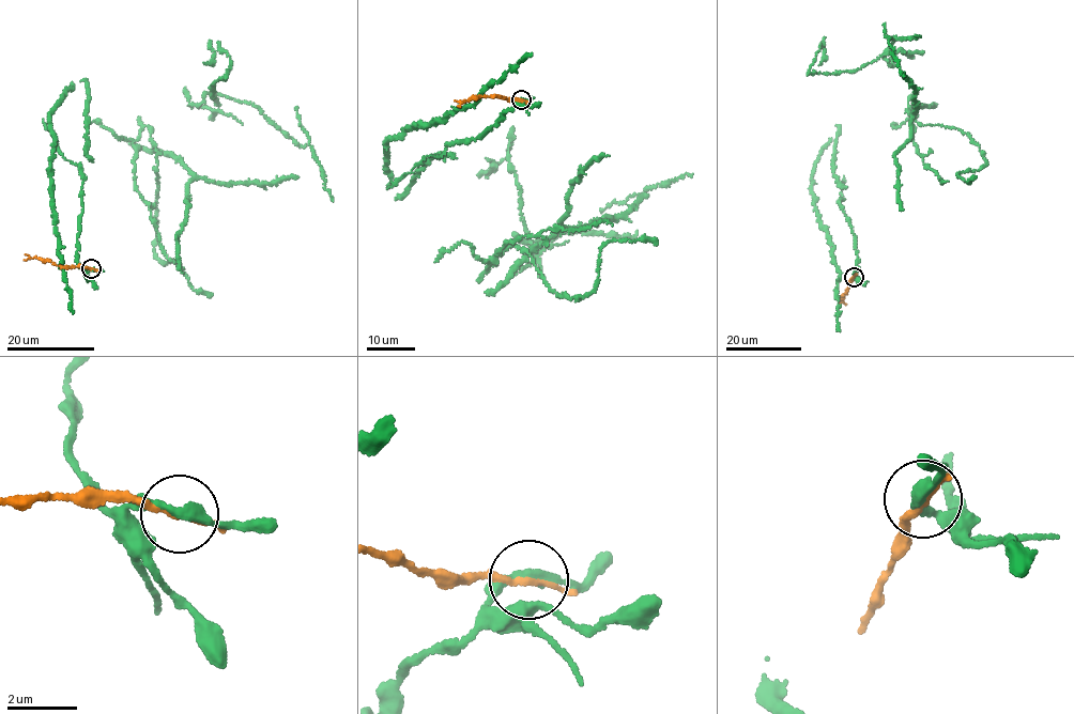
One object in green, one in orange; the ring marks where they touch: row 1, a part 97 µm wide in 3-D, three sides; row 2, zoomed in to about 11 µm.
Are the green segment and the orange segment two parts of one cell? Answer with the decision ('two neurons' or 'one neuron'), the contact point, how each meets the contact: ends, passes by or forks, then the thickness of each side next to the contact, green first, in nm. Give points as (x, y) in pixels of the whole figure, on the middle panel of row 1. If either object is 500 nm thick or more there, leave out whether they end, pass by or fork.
two neurons; place (521, 99); green passes by; orange passes by; calibres 280 and 150 nm

